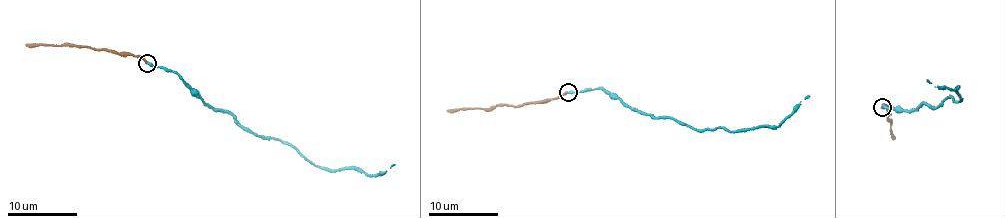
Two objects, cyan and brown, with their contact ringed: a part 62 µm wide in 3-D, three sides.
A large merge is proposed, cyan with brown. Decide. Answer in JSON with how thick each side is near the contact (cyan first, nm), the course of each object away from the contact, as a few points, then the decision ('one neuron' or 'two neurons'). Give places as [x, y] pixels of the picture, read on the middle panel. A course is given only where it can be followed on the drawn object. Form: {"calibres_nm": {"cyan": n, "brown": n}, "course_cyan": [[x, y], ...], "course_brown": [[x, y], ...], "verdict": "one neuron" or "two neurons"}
{"calibres_nm": {"cyan": 280, "brown": 160}, "course_cyan": [[567, 93], [598, 88], [658, 118], [673, 118], [702, 130], [721, 127], [735, 131], [778, 126], [809, 96]], "course_brown": [[567, 93], [550, 99], [529, 101], [523, 106], [446, 110]], "verdict": "one neuron"}

